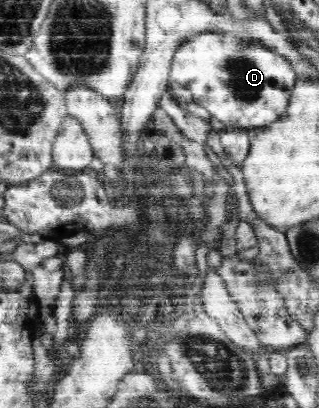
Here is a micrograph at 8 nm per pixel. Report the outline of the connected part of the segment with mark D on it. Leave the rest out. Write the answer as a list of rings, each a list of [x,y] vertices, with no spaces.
[[[213,31],[201,32],[181,43],[170,67],[170,80],[189,89],[193,102],[205,107],[225,129],[233,130],[253,130],[279,119],[288,109],[297,78],[285,56],[257,42]]]

